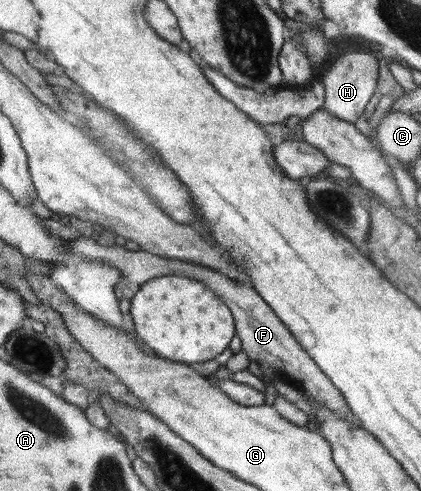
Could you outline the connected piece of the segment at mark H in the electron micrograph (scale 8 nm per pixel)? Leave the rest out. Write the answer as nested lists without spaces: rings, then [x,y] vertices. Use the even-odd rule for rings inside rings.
[[[350,52],[344,56],[338,56],[338,60],[330,66],[323,80],[325,99],[322,108],[328,114],[354,125],[354,122],[363,116],[368,102],[375,94],[374,90],[378,84],[378,60],[370,52]]]

